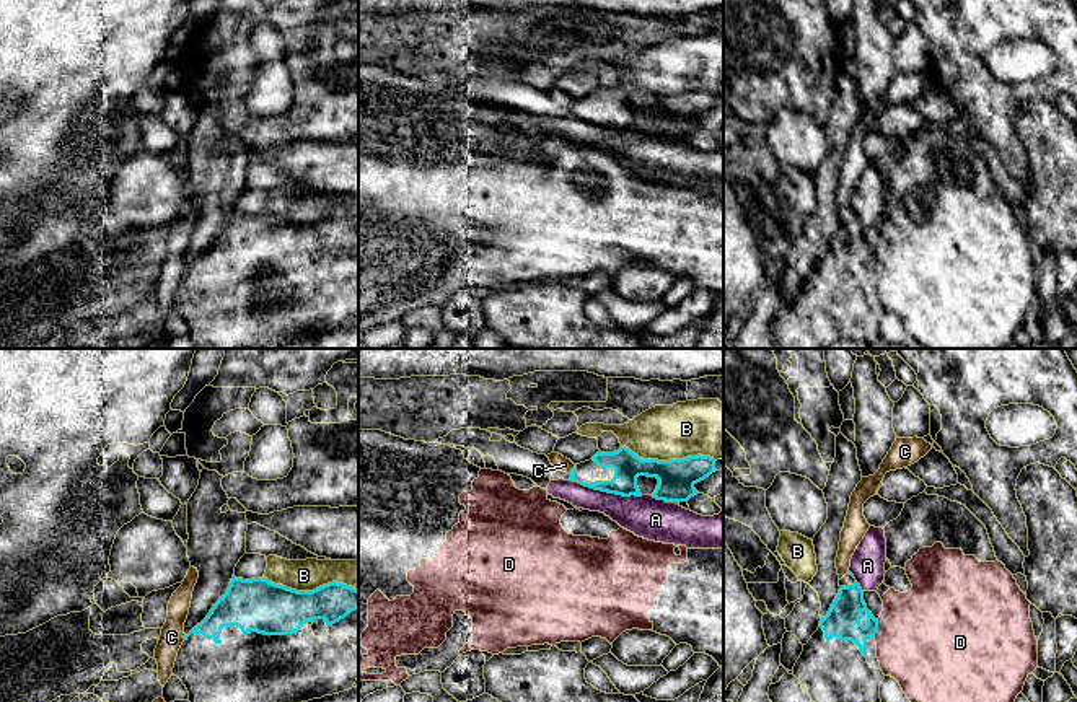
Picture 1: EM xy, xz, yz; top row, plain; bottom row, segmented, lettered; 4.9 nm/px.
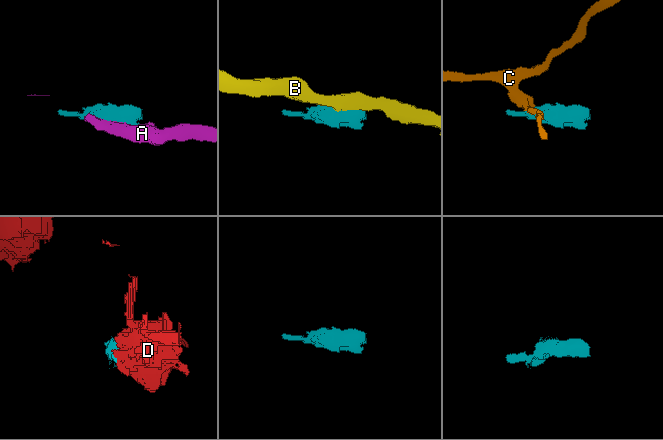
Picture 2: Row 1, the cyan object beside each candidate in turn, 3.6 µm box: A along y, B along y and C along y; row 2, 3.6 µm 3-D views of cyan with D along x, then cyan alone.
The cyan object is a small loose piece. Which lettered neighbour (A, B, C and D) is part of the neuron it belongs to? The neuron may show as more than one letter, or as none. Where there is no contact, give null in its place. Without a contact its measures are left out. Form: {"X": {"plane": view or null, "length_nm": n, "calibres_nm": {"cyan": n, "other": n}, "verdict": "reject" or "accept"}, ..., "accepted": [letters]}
{"A": {"plane": "xz", "length_nm": 360, "calibres_nm": {"cyan": 140, "other": 200}, "verdict": "reject"}, "B": {"plane": "xy", "length_nm": 480, "calibres_nm": {"cyan": 260, "other": 160}, "verdict": "reject"}, "C": {"plane": "xz", "length_nm": 60, "calibres_nm": {"cyan": 120, "other": 70}, "verdict": "reject"}, "D": {"plane": "yz", "length_nm": 100, "calibres_nm": {"cyan": 170, "other": 480}, "verdict": "reject"}, "accepted": []}

